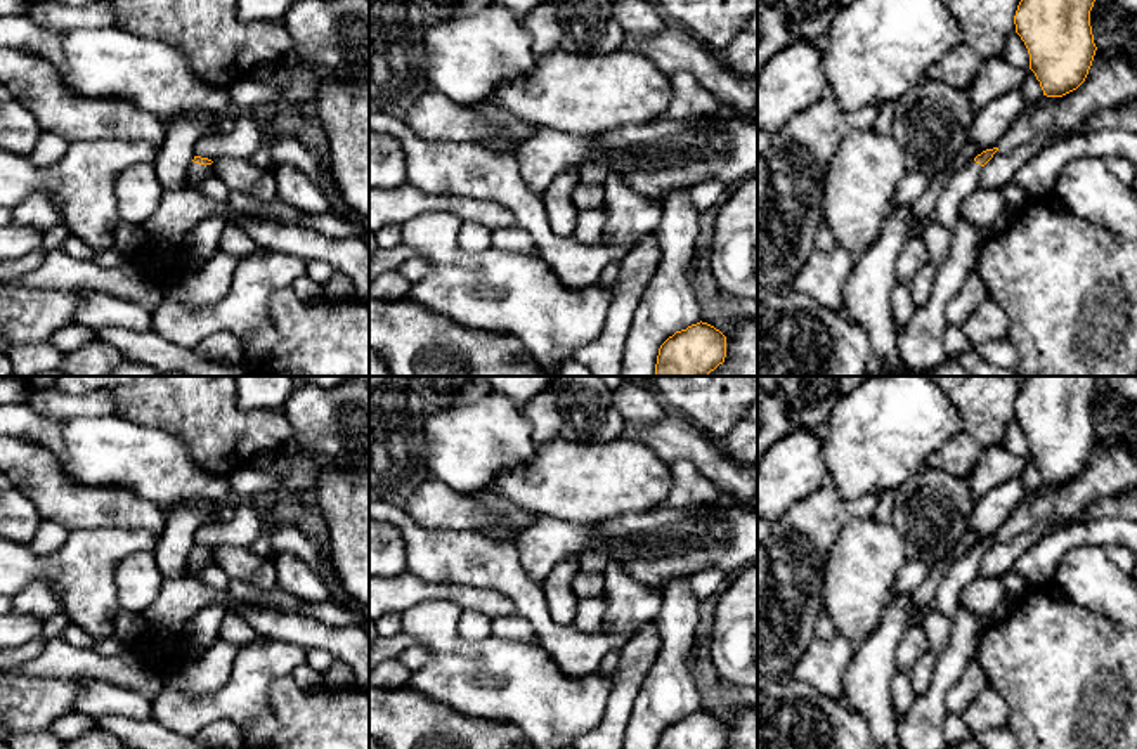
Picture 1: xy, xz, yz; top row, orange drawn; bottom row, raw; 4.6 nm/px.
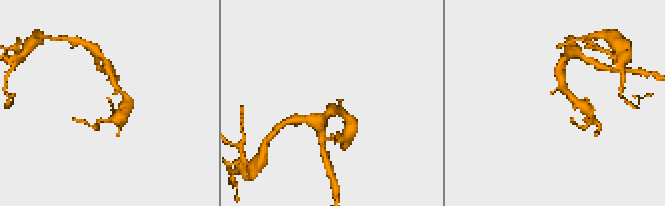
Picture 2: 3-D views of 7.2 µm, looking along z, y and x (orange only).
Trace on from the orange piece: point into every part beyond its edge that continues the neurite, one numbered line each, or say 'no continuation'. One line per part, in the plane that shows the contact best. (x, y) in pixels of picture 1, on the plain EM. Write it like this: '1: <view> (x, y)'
1: xy (196, 562)

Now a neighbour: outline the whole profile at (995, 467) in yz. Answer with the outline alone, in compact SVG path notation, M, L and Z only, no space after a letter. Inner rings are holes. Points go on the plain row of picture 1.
M1004 446L988 447L965 477L974 499L1019 479L1030 465L1030 456L1009 453Z

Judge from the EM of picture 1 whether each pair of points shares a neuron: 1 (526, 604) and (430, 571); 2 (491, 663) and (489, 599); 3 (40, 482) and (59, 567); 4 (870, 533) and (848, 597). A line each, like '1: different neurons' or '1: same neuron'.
1: same neuron
2: different neurons
3: different neurons
4: same neuron

